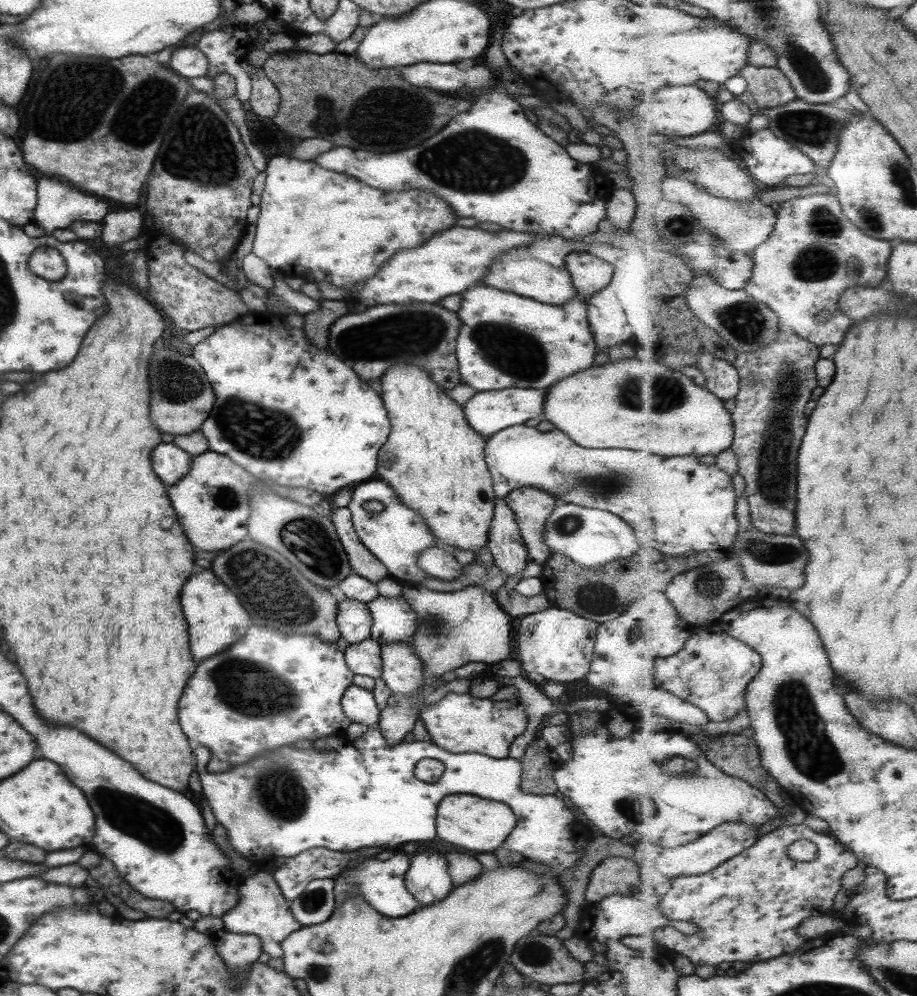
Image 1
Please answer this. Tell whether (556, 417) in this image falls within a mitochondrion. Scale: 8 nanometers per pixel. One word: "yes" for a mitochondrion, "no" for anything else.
no

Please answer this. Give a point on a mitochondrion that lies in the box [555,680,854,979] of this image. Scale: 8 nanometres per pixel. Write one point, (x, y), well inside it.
(628, 808)

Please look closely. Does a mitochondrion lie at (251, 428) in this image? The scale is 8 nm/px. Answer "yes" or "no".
yes

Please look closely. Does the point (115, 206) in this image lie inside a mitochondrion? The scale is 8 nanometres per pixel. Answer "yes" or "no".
no

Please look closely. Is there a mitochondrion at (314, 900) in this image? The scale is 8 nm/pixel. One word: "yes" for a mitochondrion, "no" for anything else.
yes

